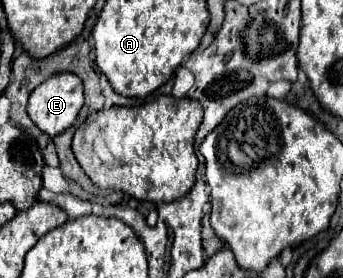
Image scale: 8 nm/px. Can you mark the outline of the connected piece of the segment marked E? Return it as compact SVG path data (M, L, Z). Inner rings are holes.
M62 72L40 84L28 100L28 116L48 136L68 130L84 104L84 86L76 74Z

